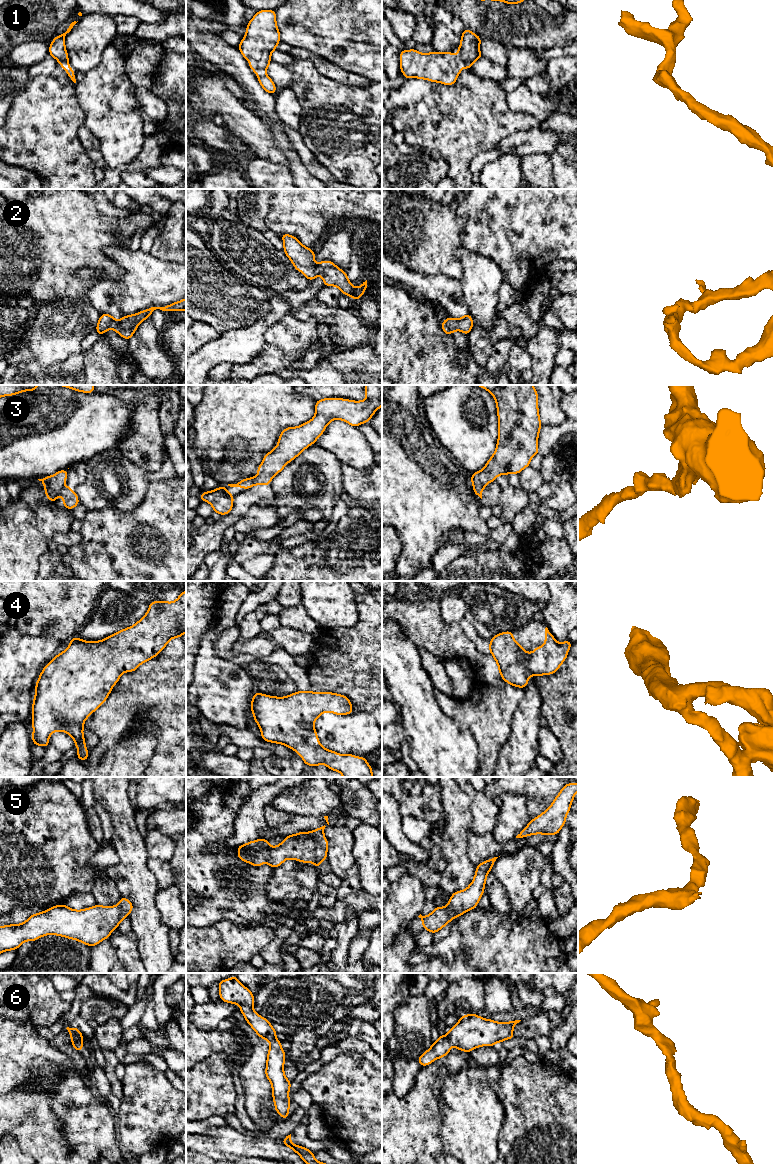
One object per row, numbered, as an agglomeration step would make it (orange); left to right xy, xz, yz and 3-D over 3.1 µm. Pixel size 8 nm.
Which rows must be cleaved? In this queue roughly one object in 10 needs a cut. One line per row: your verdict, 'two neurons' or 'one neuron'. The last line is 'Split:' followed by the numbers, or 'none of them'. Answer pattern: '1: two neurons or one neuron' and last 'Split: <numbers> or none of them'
1: one neuron
2: one neuron
3: two neurons
4: one neuron
5: one neuron
6: one neuron
Split: 3

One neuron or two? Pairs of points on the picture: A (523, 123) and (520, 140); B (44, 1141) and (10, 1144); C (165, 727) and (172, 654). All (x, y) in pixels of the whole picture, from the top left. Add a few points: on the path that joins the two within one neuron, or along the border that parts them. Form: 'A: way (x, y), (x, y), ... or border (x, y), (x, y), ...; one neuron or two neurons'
A: border (539, 125), (533, 128), (514, 131), (501, 140); two neurons
B: border (10, 1134), (27, 1153); two neurons
C: way (170, 709), (170, 672); one neuron

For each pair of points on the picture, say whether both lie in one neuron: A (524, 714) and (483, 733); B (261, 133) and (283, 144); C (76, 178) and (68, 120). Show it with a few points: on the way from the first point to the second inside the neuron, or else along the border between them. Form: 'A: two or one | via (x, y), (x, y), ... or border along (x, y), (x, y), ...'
A: two | border along (521, 699), (513, 715), (510, 736), (505, 743)
B: two | border along (262, 120), (272, 132), (276, 146), (288, 160)
C: one | via (68, 164), (68, 134)

